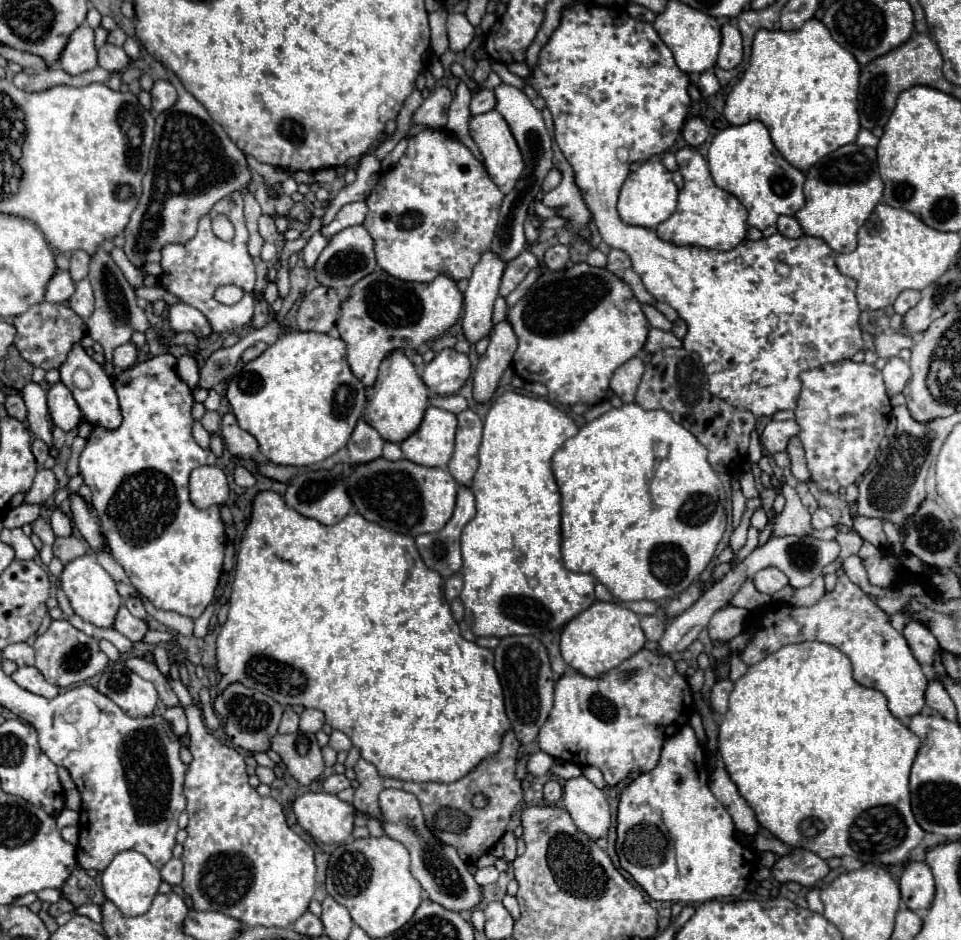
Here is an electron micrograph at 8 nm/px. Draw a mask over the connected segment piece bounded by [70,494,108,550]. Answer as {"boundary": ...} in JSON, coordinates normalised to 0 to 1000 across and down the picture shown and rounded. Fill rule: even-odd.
{"boundary":[[[75,526],[73,528],[73,534],[75,534],[75,553],[79,557],[79,562],[83,564],[83,568],[87,570],[87,574],[94,579],[96,585],[112,585],[108,581],[108,572],[106,572],[106,566],[104,566],[104,557],[102,553],[96,549],[92,536],[81,528],[81,526]]]}

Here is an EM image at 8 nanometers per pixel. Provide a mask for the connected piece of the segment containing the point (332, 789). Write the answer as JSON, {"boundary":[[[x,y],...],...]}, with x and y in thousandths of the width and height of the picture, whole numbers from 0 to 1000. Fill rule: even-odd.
{"boundary":[[[345,823],[337,830],[337,840],[343,845],[352,845],[358,838],[364,838],[364,830],[358,823]]]}

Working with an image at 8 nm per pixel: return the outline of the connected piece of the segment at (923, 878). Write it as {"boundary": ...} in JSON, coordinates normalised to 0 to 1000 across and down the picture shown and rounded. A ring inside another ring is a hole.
{"boundary":[[[947,917],[934,934],[939,957],[947,968],[964,970],[974,953],[972,930],[961,917]]]}

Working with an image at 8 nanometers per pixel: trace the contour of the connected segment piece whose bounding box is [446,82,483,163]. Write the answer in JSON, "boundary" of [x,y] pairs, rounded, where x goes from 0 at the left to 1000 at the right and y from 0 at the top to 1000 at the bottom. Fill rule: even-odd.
{"boundary":[[[483,87],[477,89],[475,94],[475,102],[468,111],[468,119],[466,119],[466,132],[464,132],[464,138],[475,145],[491,163],[492,165],[503,173],[503,167],[491,149],[487,137],[487,130],[489,130],[489,106],[491,106],[491,100],[493,96],[489,96]]]}

